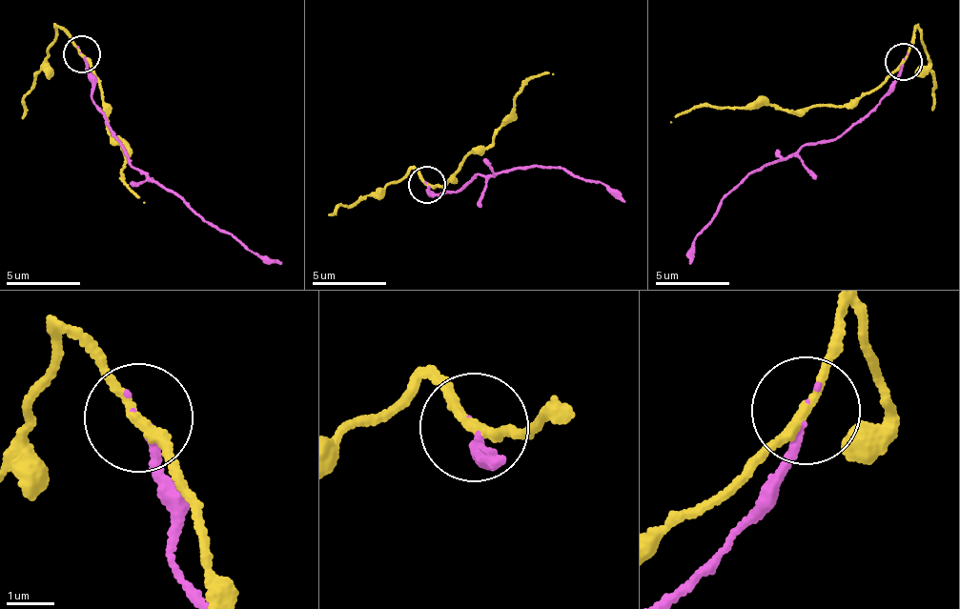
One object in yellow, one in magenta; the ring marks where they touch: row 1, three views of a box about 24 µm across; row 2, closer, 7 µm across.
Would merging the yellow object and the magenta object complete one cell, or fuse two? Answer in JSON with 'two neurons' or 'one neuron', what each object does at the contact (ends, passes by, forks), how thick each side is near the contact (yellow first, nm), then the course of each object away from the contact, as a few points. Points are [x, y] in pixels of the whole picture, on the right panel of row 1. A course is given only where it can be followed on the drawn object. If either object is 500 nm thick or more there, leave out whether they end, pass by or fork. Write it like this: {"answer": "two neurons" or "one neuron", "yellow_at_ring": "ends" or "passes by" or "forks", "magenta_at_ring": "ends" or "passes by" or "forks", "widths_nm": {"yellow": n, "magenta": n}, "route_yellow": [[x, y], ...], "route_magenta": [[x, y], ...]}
{"answer": "two neurons", "yellow_at_ring": "passes by", "magenta_at_ring": "ends", "widths_nm": {"yellow": 190, "magenta": 100}, "route_yellow": [[905, 62], [862, 98], [841, 106], [786, 110], [720, 107], [685, 110], [671, 123]], "route_magenta": [[903, 64], [898, 80], [872, 109], [833, 140], [799, 150], [747, 175], [722, 198], [688, 250], [690, 263]]}

